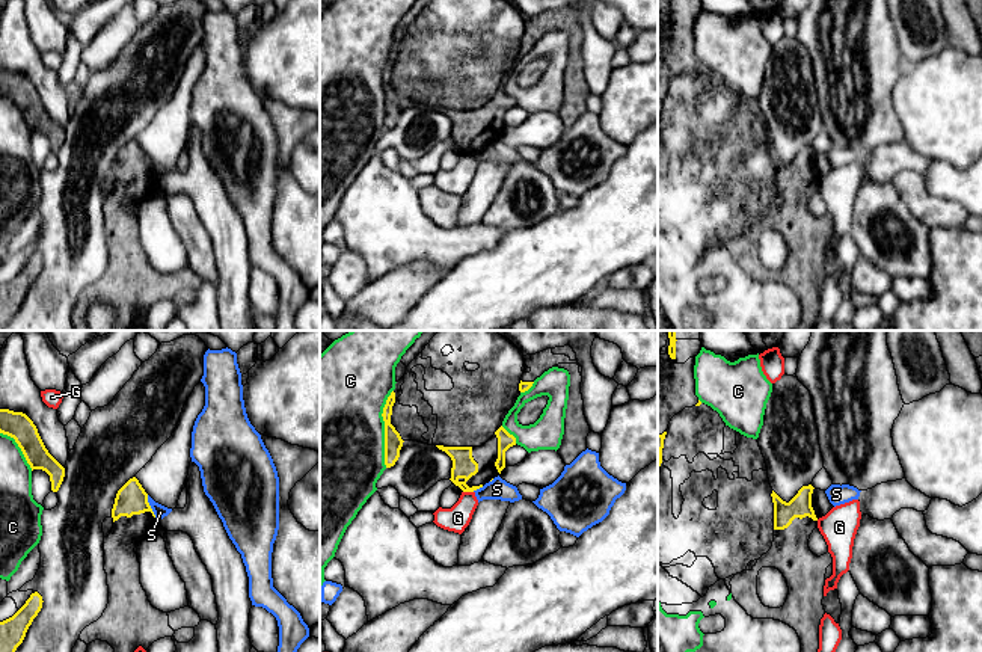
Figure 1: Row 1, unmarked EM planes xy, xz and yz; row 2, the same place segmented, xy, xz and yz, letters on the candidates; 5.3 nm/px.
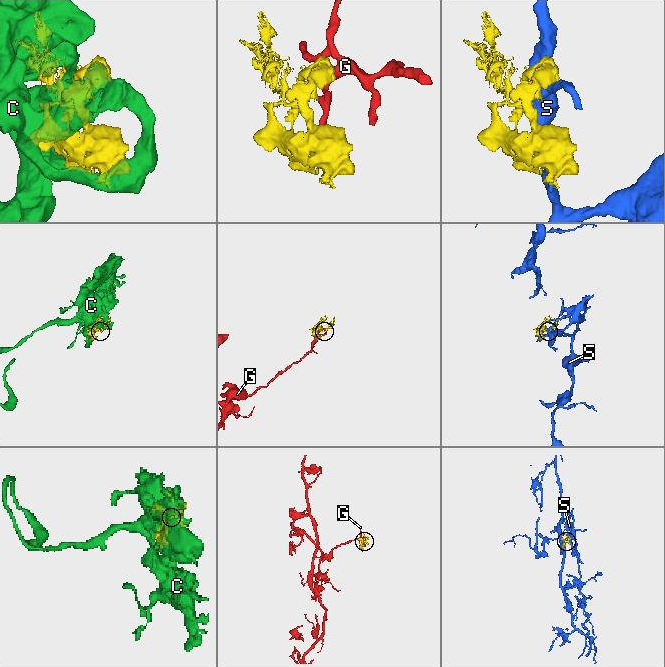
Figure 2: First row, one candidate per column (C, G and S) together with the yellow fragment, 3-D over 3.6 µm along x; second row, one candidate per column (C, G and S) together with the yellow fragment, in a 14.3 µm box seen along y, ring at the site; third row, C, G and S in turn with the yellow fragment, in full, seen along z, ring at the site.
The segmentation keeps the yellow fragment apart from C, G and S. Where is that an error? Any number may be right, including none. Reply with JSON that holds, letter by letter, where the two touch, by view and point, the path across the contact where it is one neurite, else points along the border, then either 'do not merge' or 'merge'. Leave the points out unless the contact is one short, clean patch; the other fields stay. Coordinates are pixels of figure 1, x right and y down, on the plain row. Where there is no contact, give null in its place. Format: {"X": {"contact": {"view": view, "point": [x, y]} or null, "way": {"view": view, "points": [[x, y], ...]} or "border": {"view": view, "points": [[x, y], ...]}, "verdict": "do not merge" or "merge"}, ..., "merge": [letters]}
{"C": {"contact": {"view": "xz", "point": [385, 91]}, "verdict": "do not merge"}, "G": {"contact": {"view": "xz", "point": [468, 153]}, "verdict": "do not merge"}, "S": {"contact": {"view": "xy", "point": [150, 168]}, "border": {"view": "xy", "points": [[147, 157], [147, 163], [156, 178]]}, "verdict": "do not merge"}, "merge": []}

